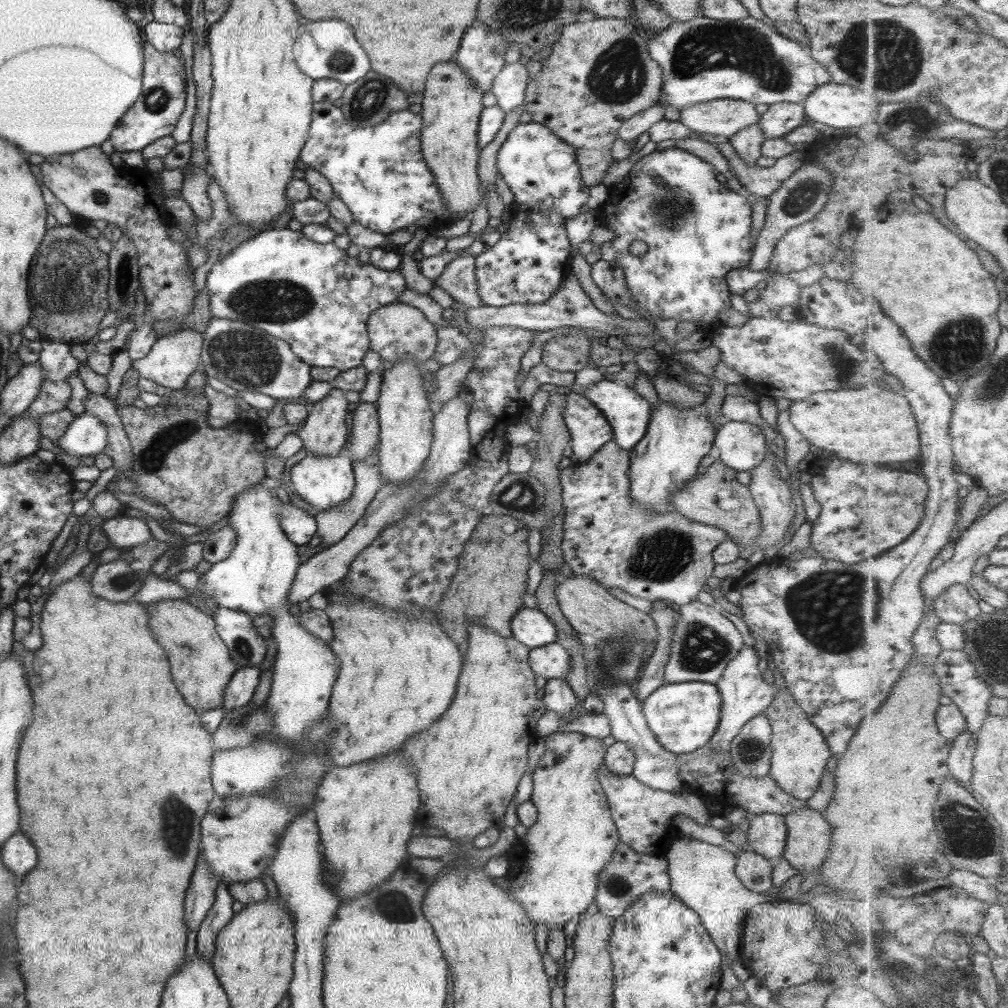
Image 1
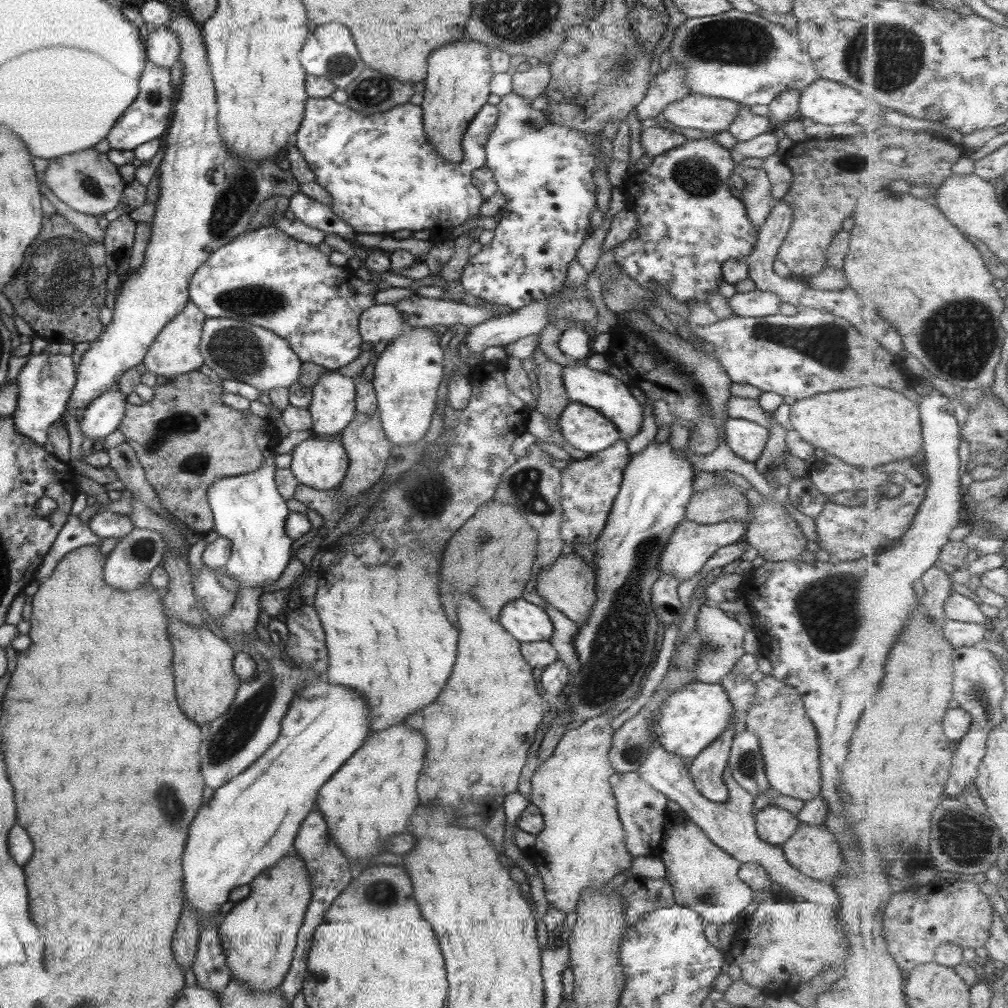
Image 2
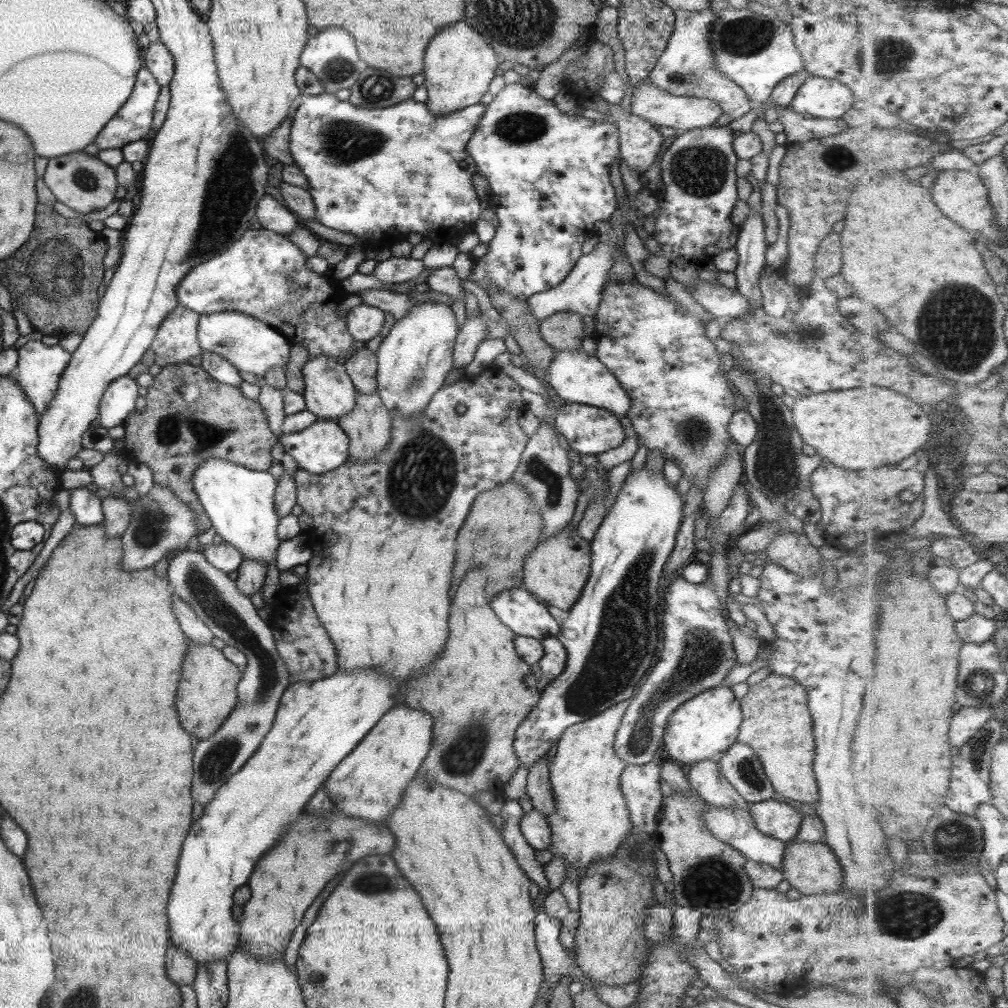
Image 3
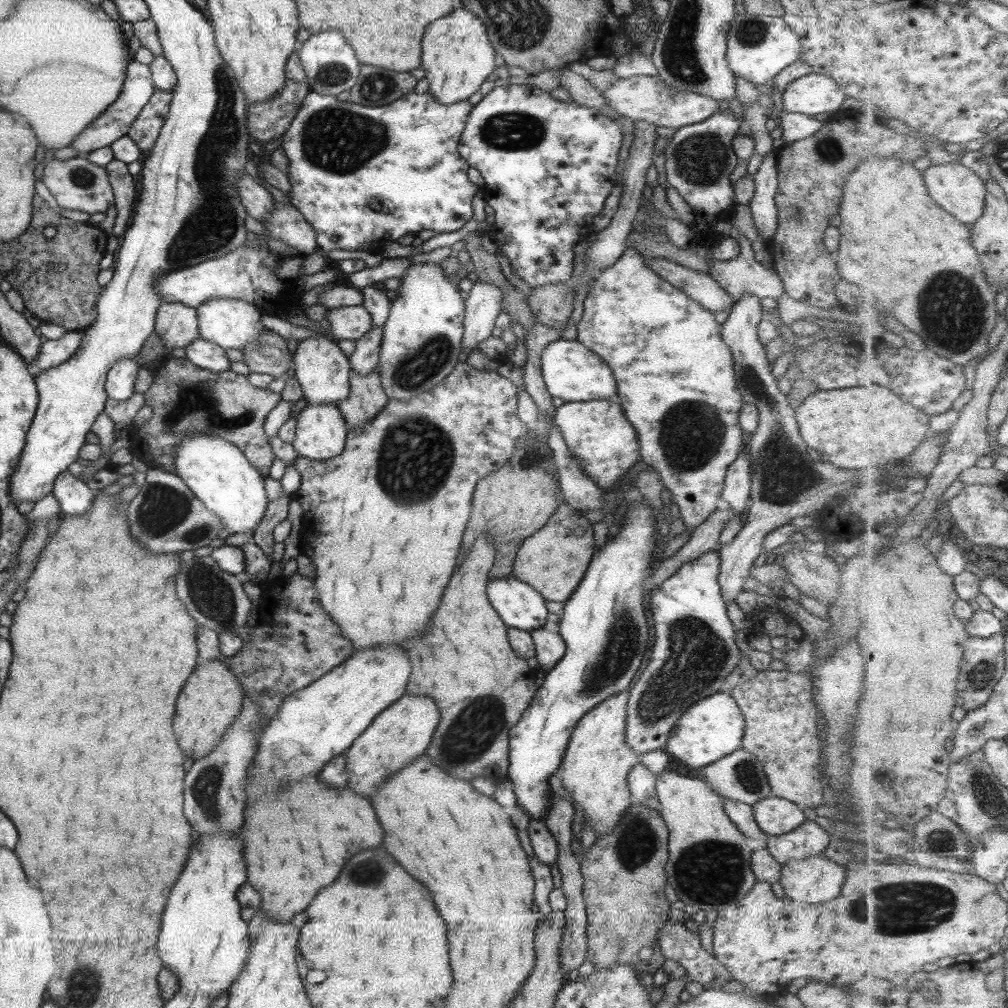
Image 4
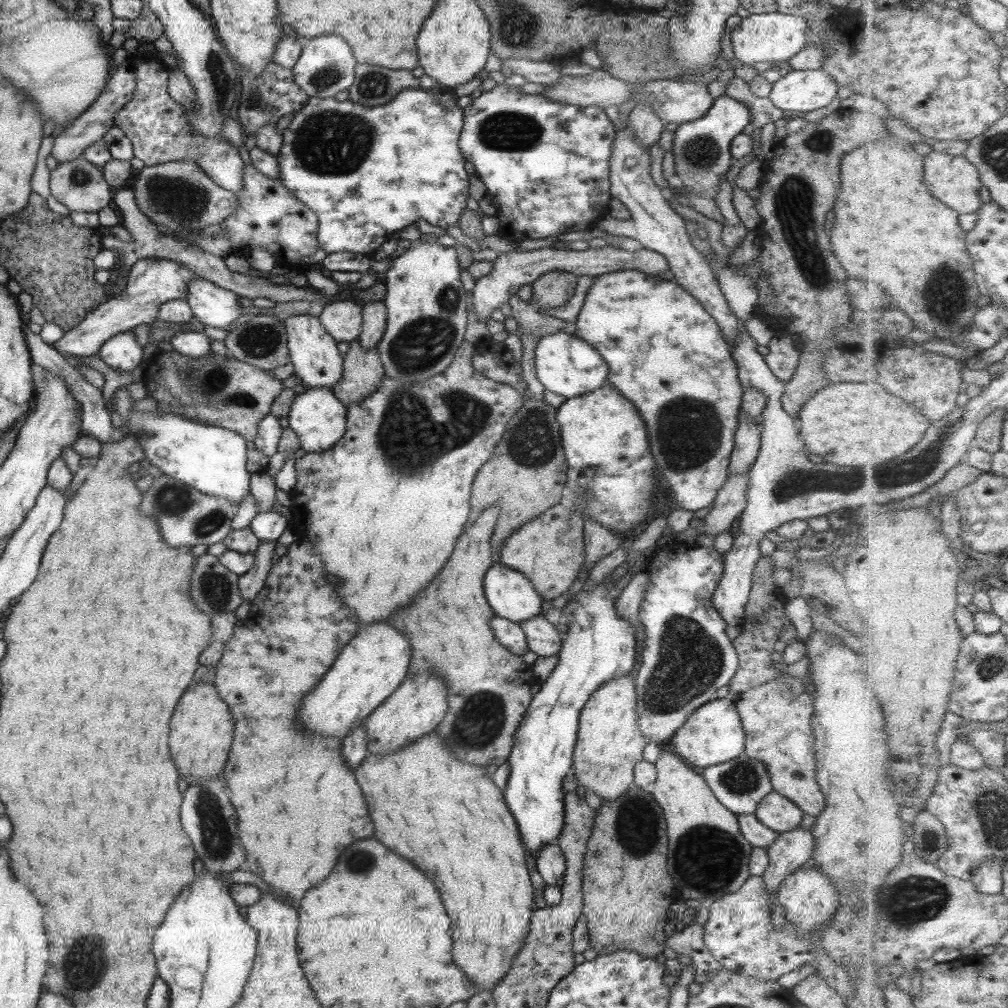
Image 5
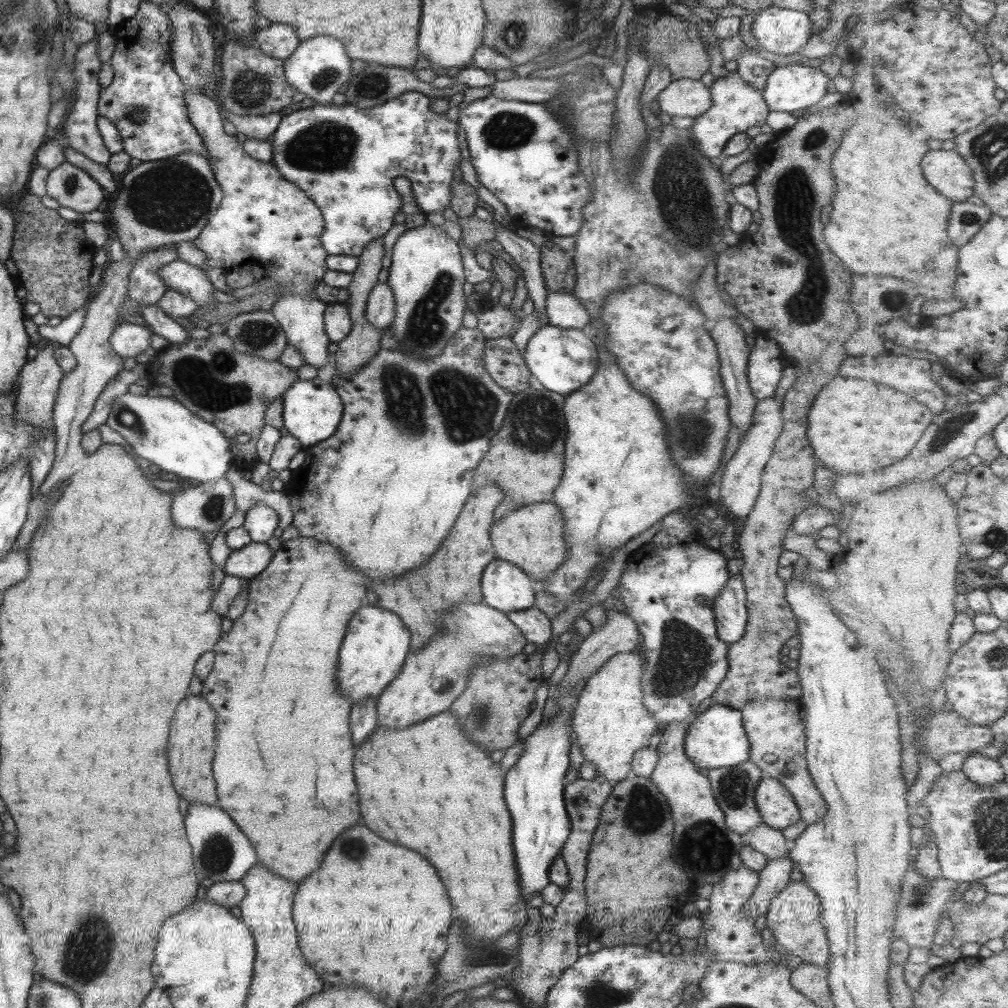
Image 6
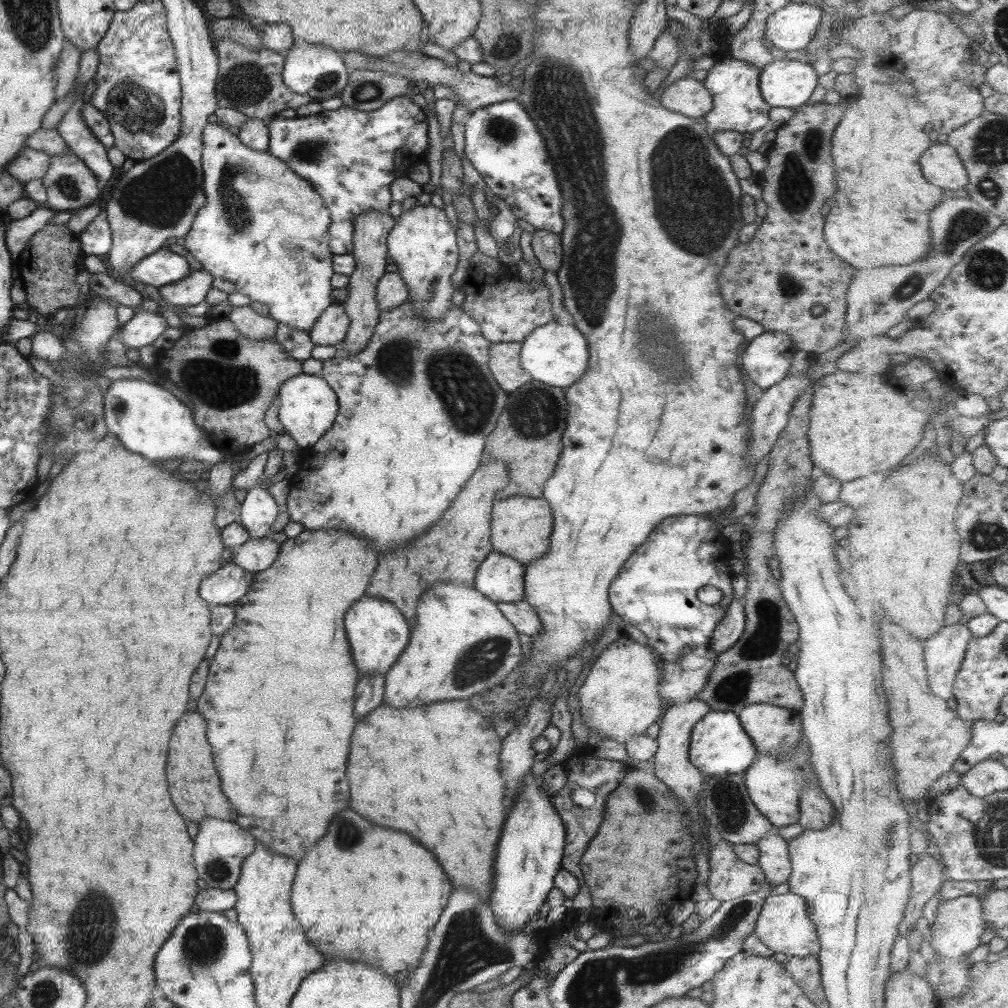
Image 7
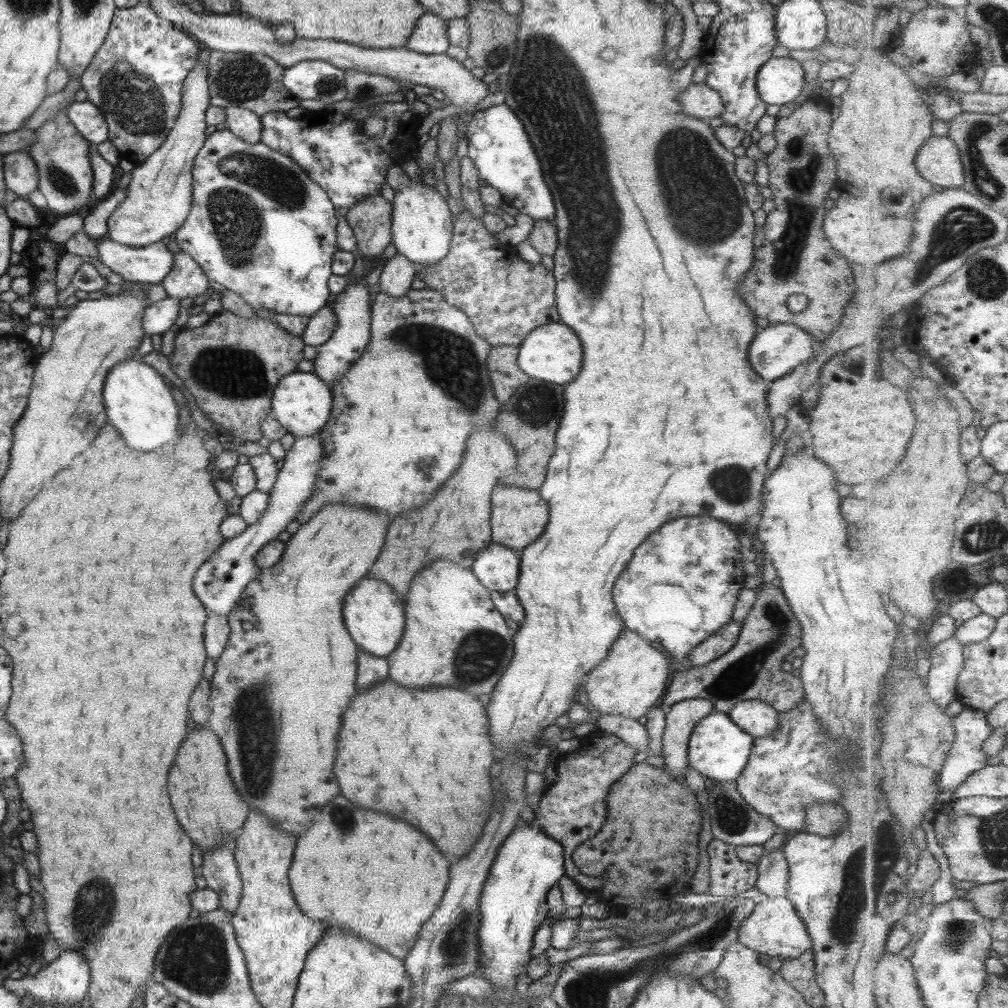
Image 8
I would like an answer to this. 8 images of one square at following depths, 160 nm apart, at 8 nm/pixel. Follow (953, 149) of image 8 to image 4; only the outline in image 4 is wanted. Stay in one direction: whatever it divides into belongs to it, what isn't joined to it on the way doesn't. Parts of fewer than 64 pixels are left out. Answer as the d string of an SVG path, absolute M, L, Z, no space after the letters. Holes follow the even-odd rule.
M960 163L931 164L923 173L931 198L963 224L973 226L983 216L986 209L986 183L973 170Z

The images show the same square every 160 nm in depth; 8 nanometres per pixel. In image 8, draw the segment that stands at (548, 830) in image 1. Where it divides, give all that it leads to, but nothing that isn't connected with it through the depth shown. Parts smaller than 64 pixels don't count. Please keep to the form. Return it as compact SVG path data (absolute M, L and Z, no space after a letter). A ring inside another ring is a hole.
M623 628L604 658L583 681L583 690L598 715L623 715L632 719L645 716L647 709L660 700L671 672L671 658L649 645L649 641Z

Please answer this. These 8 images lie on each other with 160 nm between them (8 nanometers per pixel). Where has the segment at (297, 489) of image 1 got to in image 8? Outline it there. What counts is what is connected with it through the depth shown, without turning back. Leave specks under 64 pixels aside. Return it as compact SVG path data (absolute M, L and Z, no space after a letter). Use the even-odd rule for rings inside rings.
M299 370L285 373L274 387L270 401L270 414L287 433L294 437L309 437L318 433L329 418L332 407L332 392L327 384L313 373Z

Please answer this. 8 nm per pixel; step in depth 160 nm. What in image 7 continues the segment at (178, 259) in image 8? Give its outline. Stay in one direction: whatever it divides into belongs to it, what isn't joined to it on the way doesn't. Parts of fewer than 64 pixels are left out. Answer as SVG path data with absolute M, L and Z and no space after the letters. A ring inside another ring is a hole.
M191 270L177 282L157 287L162 299L177 307L195 306L203 302L207 290L211 288L213 277L202 270Z

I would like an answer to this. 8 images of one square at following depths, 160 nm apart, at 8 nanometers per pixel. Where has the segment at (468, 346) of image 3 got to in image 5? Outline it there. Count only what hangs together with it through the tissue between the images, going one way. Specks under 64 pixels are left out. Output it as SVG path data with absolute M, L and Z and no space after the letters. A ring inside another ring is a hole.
M609 244L599 248L588 248L574 251L562 245L552 248L543 248L528 251L507 251L495 254L492 262L493 269L489 274L479 277L474 282L472 303L475 312L475 320L486 324L491 319L493 308L507 302L511 293L516 293L520 286L533 282L540 274L547 271L559 270L578 276L594 276L615 273L616 271L635 270L642 274L659 277L664 271L669 271L669 266L664 256L651 249L641 248L633 252L625 251Z

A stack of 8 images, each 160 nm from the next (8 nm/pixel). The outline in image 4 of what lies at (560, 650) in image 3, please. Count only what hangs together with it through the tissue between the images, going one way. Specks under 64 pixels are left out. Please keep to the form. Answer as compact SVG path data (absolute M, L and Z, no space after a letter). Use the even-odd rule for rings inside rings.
M544 626L530 630L528 633L534 646L534 657L540 666L539 669L543 668L548 671L553 668L563 656L565 650L564 640L558 633L550 632Z

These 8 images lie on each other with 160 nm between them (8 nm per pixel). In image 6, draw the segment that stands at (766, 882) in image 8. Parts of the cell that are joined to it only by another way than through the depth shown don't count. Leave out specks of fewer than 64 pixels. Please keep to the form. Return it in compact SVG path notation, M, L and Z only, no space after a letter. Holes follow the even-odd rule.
M763 823L746 832L743 839L745 844L763 854L767 860L781 858L791 847L790 841L781 835L780 830L769 828Z

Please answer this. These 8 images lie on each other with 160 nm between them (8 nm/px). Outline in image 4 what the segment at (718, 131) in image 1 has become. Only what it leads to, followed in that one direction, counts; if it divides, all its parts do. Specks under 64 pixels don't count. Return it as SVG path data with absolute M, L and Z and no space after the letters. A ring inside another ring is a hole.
M632 75L615 79L603 92L600 92L606 104L616 110L620 116L627 116L634 122L647 122L655 127L679 129L707 120L717 112L717 101L712 98L687 91L678 91L665 84L657 75Z

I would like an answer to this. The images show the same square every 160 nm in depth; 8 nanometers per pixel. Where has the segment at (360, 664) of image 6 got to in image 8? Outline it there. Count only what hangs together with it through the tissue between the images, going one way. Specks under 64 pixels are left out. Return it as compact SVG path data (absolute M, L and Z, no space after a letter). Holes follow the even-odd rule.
M361 578L361 582L357 582L346 593L343 598L342 619L351 640L362 651L376 657L387 656L395 650L403 632L403 601L397 598L397 594L387 584L369 578Z

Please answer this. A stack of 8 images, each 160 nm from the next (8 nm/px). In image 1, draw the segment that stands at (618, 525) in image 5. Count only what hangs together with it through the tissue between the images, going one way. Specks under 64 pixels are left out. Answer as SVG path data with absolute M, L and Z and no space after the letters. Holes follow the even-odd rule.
M572 390L565 395L562 415L570 436L572 461L587 462L594 452L612 440L612 428L599 409L584 396Z

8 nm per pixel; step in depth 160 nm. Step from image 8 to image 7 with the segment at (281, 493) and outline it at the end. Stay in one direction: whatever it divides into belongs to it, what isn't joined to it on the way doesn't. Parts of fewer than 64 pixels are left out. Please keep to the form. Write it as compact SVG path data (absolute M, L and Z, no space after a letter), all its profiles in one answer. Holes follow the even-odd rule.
M232 557L201 580L199 598L218 606L240 601L251 584L253 574L234 565Z

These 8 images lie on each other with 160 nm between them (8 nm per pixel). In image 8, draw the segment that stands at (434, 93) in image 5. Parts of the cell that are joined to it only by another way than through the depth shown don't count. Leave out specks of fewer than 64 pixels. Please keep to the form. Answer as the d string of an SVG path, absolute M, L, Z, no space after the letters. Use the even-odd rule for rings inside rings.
M405 101L358 107L342 114L332 109L307 111L299 119L287 118L284 113L267 113L259 117L261 136L258 141L269 149L287 155L324 190L335 208L336 248L354 252L356 245L345 218L346 212L356 202L380 194L385 170L390 164L409 166L409 148L406 144L414 141L415 130L421 120L413 115L411 105ZM371 111L379 114L385 124L379 137L369 138L362 132L363 118L367 118Z

